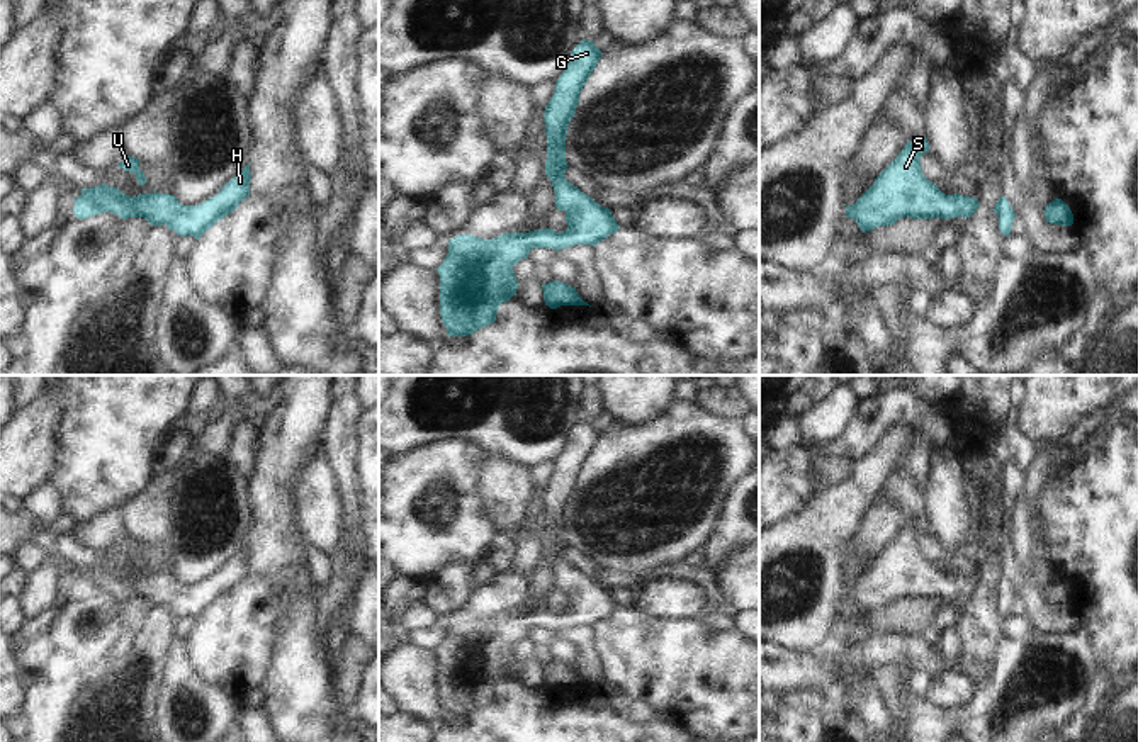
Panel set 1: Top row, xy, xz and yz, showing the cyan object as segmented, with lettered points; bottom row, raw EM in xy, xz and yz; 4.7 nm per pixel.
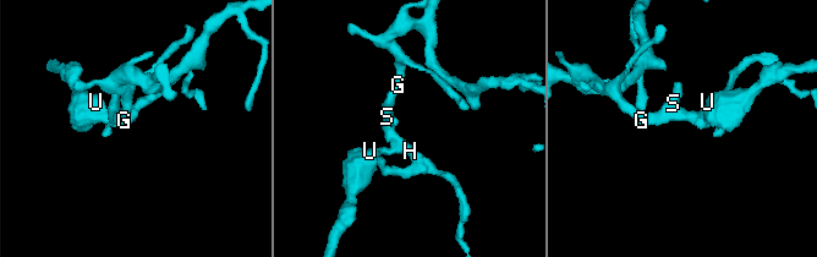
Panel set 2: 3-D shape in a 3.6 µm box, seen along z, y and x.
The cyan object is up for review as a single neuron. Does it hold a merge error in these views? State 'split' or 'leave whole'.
leave whole

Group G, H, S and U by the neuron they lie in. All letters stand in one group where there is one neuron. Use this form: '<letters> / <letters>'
G H S U

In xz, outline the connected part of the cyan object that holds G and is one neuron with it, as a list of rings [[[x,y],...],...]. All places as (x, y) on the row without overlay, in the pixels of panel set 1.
[[[583,419],[571,433],[569,443],[559,460],[550,482],[545,486],[547,542],[545,555],[552,560],[555,589],[566,593],[567,610],[555,613],[550,608],[528,613],[504,613],[493,620],[472,615],[459,615],[448,621],[448,633],[437,649],[440,655],[440,694],[448,717],[469,717],[477,710],[496,701],[498,688],[516,676],[518,660],[513,647],[528,638],[533,628],[554,628],[555,632],[574,625],[596,627],[600,621],[617,613],[620,606],[608,587],[601,587],[589,576],[569,564],[564,557],[566,548],[566,514],[579,484],[579,474],[601,438],[600,428],[593,421]]]

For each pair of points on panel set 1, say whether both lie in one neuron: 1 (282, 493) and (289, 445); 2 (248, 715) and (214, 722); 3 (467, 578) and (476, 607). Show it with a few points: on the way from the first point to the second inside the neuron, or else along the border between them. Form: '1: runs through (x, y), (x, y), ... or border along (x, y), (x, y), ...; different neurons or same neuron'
1: runs through (282, 481), (282, 457); same neuron
2: border along (243, 708), (238, 724); different neurons
3: border along (498, 574), (474, 595), (464, 613); different neurons

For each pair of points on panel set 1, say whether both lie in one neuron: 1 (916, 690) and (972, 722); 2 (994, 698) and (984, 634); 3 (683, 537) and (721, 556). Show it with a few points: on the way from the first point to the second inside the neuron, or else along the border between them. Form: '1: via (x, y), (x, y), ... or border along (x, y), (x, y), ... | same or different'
1: border along (909, 691), (926, 702) | different
2: border along (1001, 642), (996, 674), (975, 688) | different
3: border along (724, 511), (719, 530), (704, 549) | different

